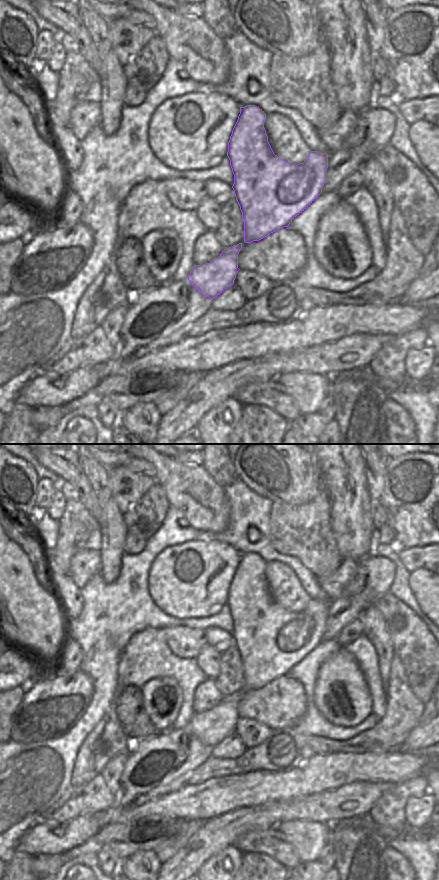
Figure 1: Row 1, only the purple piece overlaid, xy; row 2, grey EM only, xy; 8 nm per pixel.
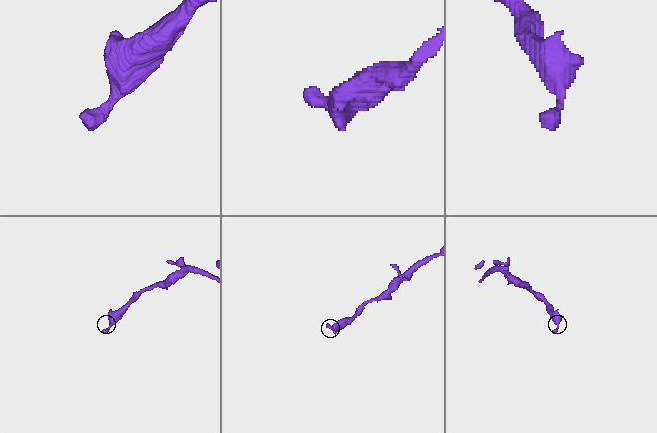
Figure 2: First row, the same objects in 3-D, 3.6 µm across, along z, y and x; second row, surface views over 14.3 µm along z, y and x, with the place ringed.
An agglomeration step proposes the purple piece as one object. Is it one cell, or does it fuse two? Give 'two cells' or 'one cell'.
one cell

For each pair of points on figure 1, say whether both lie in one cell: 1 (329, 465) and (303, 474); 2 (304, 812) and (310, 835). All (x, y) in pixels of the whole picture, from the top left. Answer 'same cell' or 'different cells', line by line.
1: different cells
2: different cells

